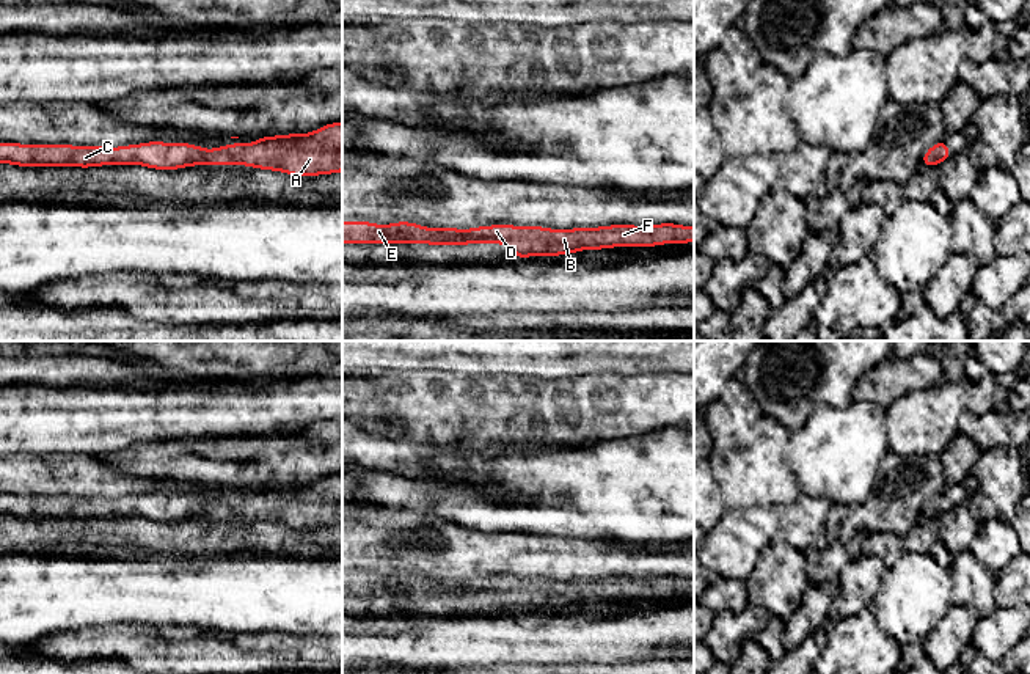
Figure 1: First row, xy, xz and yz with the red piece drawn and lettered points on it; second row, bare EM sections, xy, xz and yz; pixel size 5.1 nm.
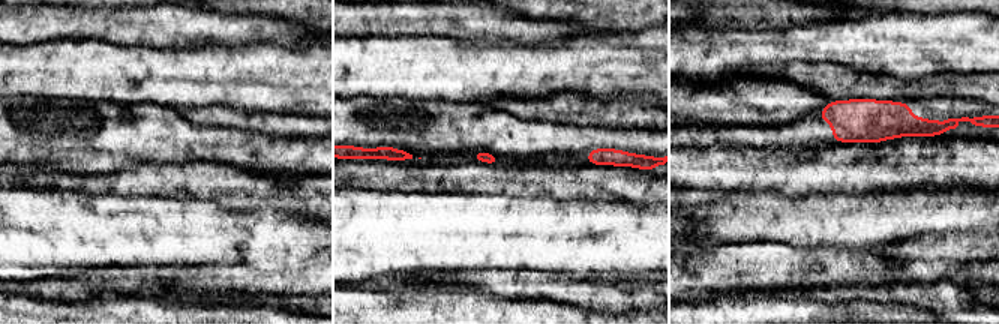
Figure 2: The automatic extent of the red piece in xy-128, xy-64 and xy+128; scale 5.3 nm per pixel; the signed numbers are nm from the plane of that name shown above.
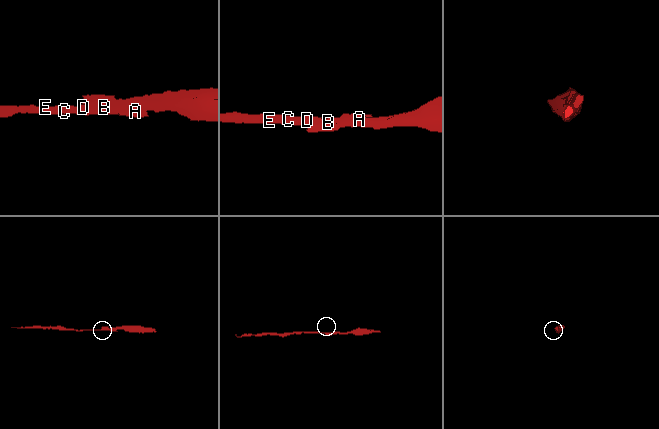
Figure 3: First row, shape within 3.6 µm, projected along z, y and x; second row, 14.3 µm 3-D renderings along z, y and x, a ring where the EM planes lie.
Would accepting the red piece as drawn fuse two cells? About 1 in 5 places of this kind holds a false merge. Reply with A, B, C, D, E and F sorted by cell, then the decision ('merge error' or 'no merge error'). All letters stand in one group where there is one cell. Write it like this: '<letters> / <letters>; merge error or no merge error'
A B C D E F; no merge error

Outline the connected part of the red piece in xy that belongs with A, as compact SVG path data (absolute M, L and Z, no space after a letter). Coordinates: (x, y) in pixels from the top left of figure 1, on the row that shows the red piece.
M342 123L309 134L259 137L254 143L204 149L192 143L146 141L118 148L74 145L0 143L0 163L16 167L143 165L151 170L181 170L196 165L247 165L290 176L342 173Z

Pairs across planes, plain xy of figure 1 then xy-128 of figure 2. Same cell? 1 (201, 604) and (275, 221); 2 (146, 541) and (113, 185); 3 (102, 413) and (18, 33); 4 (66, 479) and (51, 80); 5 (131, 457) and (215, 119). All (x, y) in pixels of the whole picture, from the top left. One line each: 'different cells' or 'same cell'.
1: same cell
2: same cell
3: different cells
4: different cells
5: same cell

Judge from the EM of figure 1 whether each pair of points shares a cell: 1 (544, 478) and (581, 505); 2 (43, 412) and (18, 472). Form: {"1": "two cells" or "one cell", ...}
{"1": "one cell", "2": "two cells"}

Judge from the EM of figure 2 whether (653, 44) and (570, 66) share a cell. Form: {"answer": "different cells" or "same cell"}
{"answer": "same cell"}

